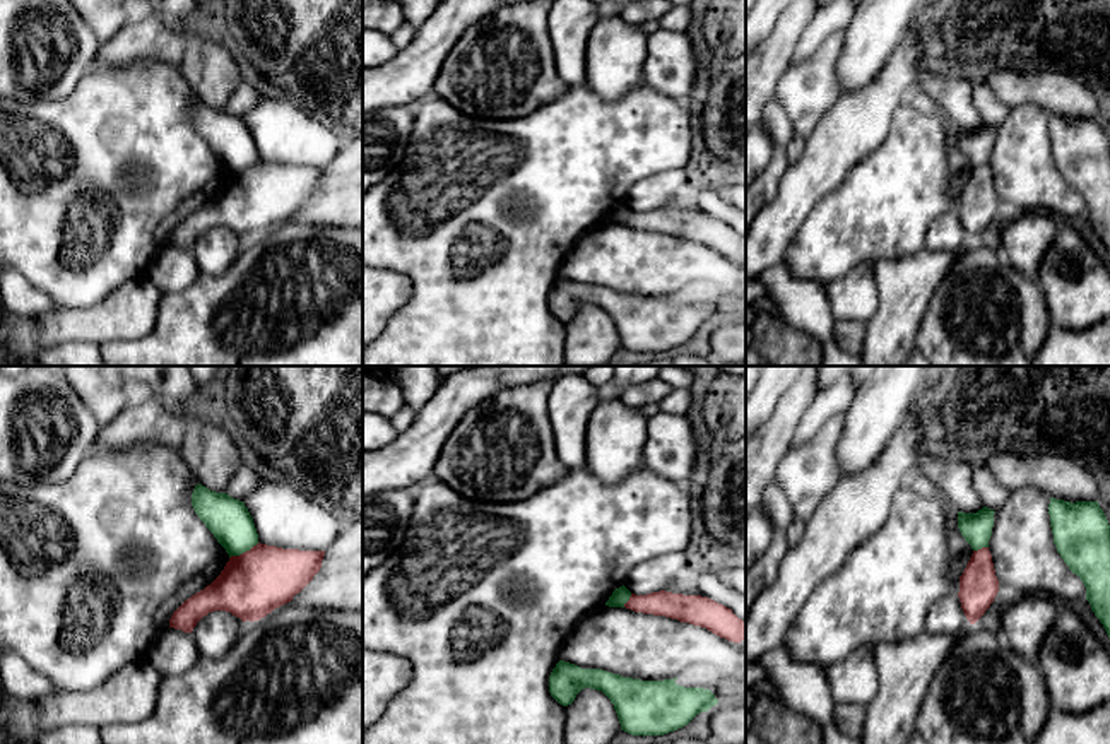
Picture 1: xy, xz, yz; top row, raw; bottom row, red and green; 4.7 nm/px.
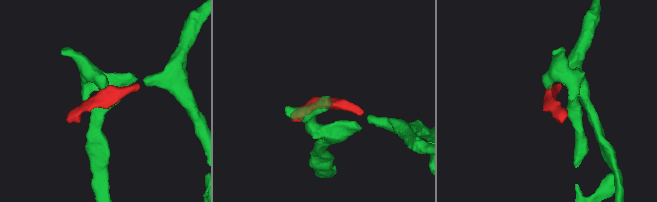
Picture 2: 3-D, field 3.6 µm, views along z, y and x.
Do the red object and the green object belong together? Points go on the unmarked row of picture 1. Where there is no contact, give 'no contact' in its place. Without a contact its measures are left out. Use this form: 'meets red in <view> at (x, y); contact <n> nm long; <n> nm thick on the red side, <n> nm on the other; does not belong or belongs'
meets red in xy at (243, 170); contact 160 nm long; 300 nm thick on the red side, 200 nm on the other; belongs

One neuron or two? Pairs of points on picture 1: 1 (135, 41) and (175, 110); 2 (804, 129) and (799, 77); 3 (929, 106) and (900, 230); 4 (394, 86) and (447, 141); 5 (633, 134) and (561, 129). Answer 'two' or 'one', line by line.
1: two
2: one
3: two
4: two
5: one

